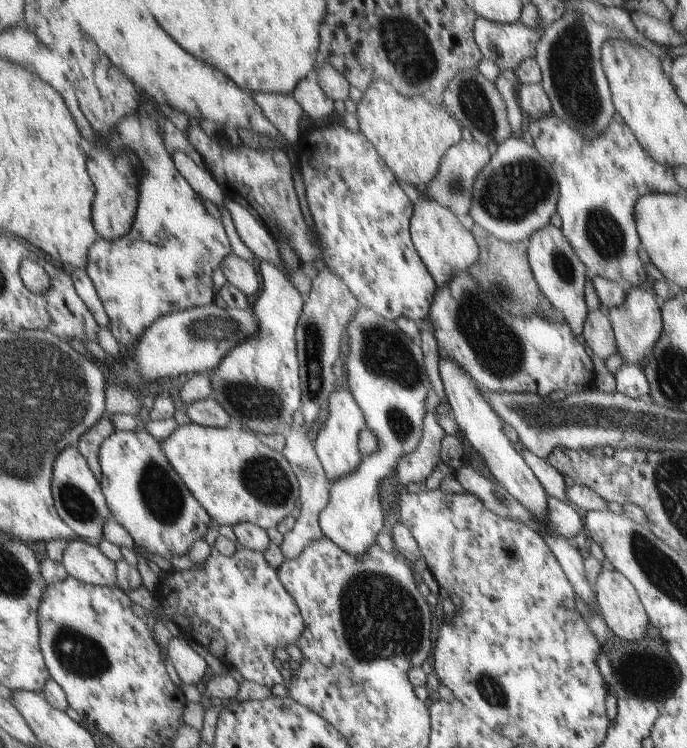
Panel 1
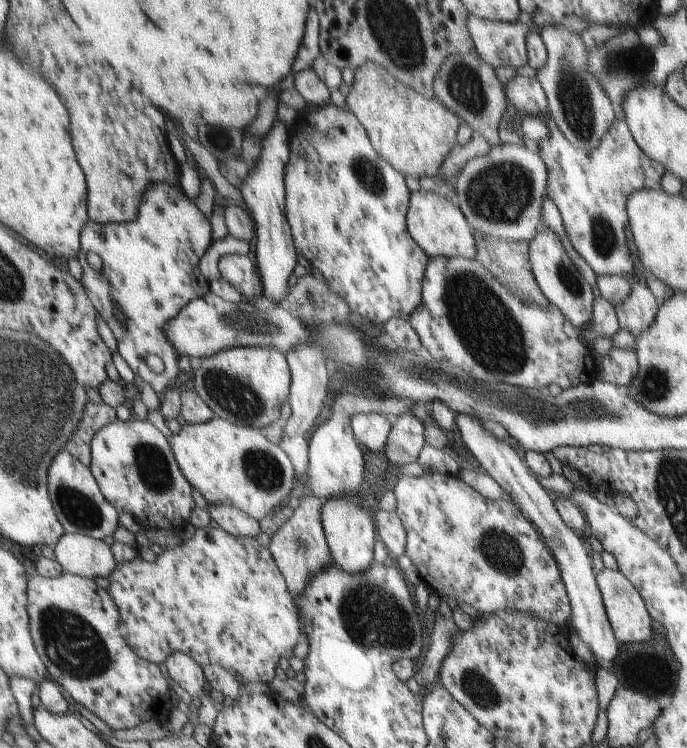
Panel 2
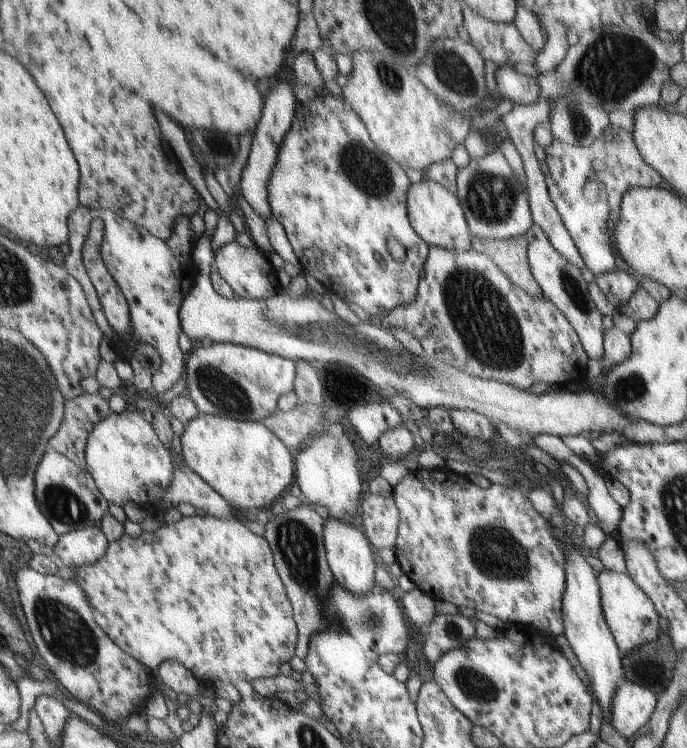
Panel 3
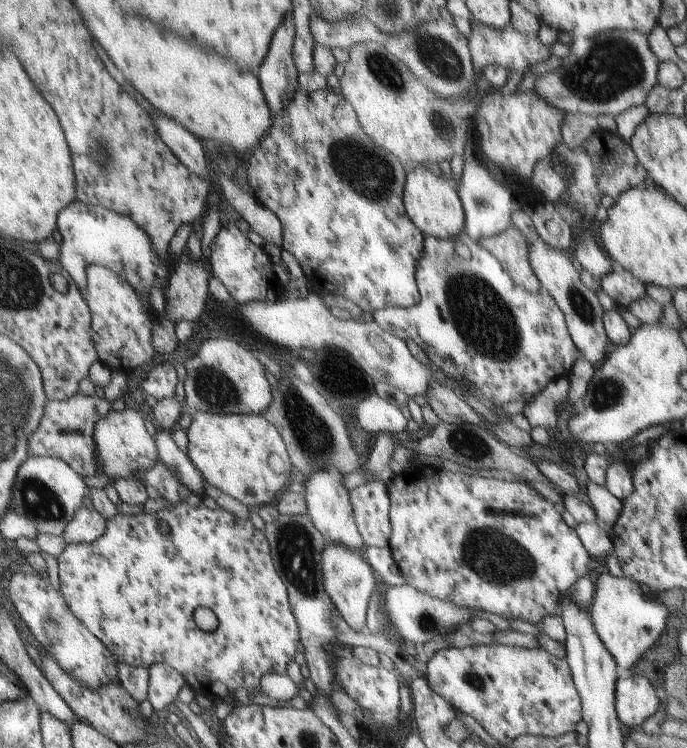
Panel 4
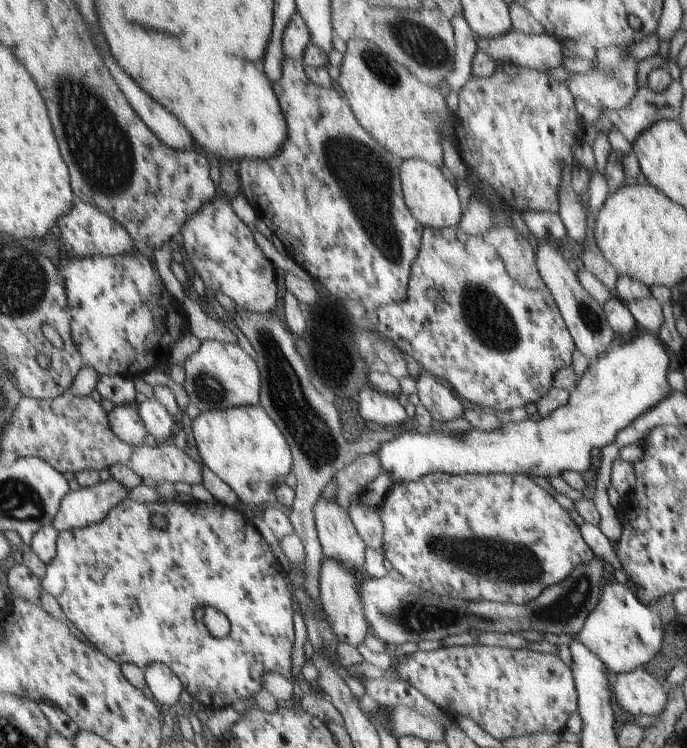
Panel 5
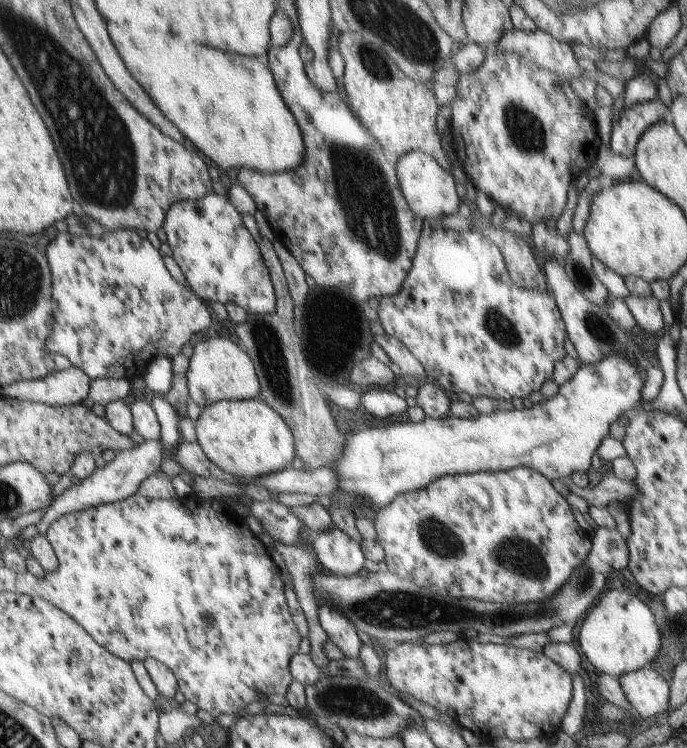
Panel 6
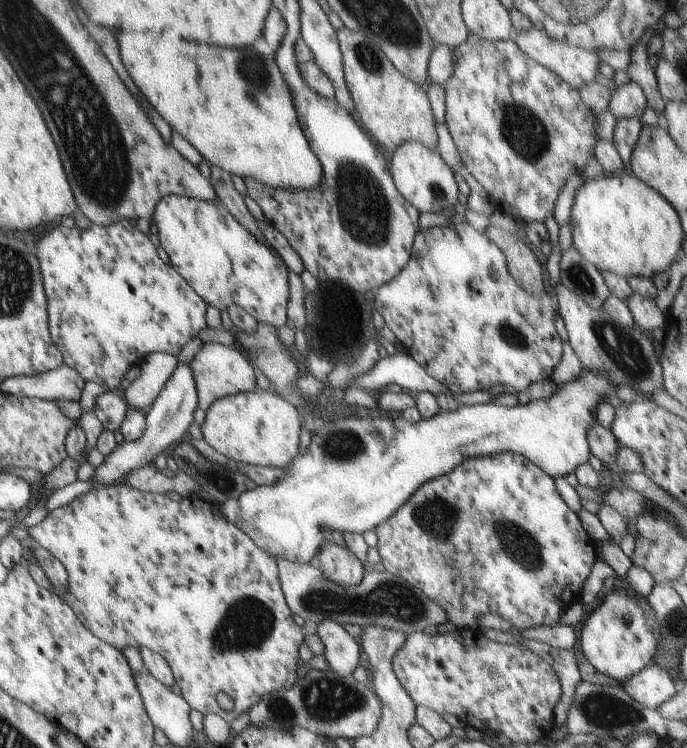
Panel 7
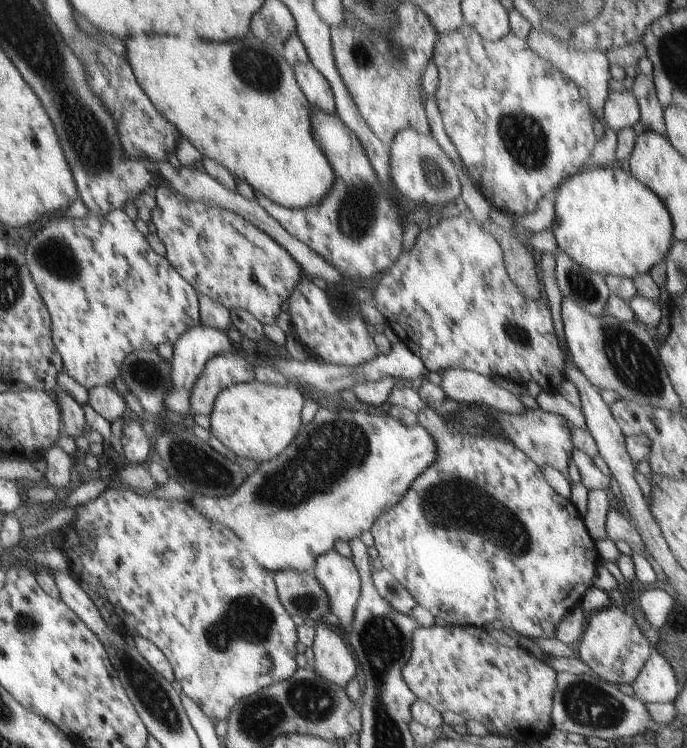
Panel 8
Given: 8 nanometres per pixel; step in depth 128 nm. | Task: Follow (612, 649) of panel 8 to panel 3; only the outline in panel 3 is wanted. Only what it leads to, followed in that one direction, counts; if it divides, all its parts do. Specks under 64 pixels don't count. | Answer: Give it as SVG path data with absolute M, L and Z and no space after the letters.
M604 569L600 573L599 583L603 590L604 615L607 624L624 654L638 648L640 644L658 638L661 614L655 603L642 592L642 588L630 578L628 573Z

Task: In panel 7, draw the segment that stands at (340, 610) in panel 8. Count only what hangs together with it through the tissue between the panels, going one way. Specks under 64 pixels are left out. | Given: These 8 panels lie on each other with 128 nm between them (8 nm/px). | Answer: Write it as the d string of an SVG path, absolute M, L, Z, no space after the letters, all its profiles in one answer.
M324 542L315 562L324 572L324 576L340 586L356 586L366 576L363 560L350 547L333 542Z

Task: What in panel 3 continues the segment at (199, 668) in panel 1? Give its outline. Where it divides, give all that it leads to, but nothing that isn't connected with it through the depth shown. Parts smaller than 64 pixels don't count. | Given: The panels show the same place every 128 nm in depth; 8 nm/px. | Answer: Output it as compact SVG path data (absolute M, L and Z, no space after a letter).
M176 660L164 661L159 665L158 676L166 687L174 690L176 694L185 694L193 698L198 697L200 681L182 662L176 662Z

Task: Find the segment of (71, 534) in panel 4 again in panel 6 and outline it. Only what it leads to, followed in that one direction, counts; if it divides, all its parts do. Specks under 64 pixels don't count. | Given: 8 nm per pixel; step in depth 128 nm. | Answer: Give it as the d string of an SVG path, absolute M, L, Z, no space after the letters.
M146 440L142 444L137 444L136 448L132 448L132 452L122 450L104 468L98 467L98 470L88 480L83 480L79 485L72 485L58 496L55 505L50 506L44 512L40 523L36 525L38 533L40 535L48 534L52 530L52 526L56 526L56 522L60 522L60 518L68 518L68 514L80 514L84 510L95 509L96 506L118 504L118 502L132 498L139 492L140 485L159 471L165 454L162 442L156 442L156 440Z

